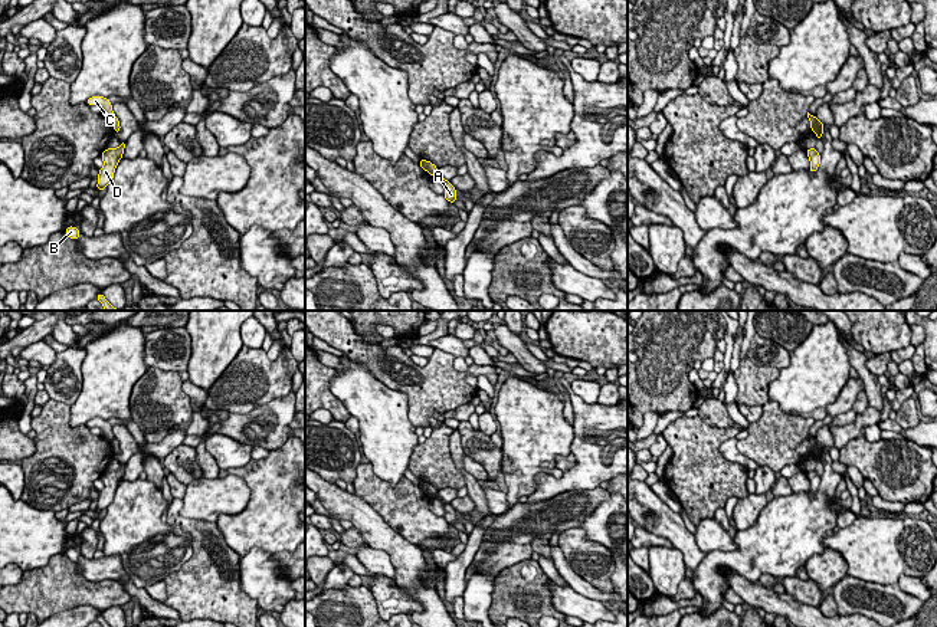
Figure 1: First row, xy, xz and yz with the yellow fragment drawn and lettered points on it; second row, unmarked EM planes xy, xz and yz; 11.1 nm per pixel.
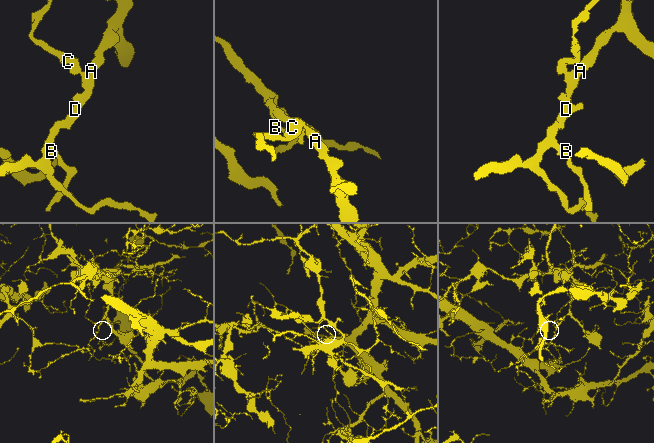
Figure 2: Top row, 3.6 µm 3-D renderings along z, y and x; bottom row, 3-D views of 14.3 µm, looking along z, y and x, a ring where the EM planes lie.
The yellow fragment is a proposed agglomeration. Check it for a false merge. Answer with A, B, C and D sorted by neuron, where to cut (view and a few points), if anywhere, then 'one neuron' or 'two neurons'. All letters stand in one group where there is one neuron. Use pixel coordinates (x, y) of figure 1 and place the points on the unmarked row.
A B D / C | xz (436, 493), (435, 498) | two neurons

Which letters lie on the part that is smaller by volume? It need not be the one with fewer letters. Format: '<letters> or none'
A, B, D

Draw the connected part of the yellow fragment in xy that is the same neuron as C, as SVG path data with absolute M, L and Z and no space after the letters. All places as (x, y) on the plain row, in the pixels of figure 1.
M92 418L86 423L86 426L89 429L92 427L98 427L102 430L102 437L107 439L108 441L112 441L115 437L114 437L114 433L112 433L112 426L109 424L108 420L104 420L104 418Z

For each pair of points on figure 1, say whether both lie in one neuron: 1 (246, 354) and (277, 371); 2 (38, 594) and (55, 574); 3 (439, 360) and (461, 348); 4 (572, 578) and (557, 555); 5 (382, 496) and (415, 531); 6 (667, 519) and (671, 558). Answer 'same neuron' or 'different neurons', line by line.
1: same neuron
2: same neuron
3: different neurons
4: same neuron
5: same neuron
6: different neurons

